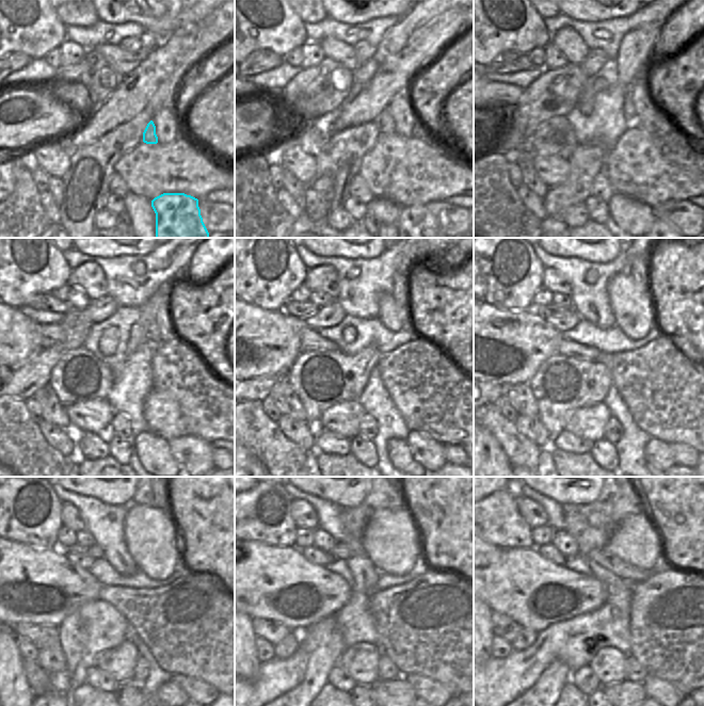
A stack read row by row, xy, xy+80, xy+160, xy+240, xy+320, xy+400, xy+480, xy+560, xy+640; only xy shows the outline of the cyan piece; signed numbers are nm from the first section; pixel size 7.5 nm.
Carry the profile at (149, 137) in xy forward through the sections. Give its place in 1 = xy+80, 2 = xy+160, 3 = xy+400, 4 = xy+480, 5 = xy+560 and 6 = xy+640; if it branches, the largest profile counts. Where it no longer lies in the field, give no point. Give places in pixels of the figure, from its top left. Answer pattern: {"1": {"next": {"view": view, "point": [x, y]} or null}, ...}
{"1": {"next": {"view": "xy+80", "point": [385, 121]}}, "2": {"next": {"view": "xy+160", "point": [628, 109]}}, "3": {"next": {"view": "xy+400", "point": [632, 303]}}, "4": {"next": {"view": "xy+480", "point": [152, 536]}}, "5": {"next": {"view": "xy+560", "point": [392, 541]}}, "6": {"next": {"view": "xy+640", "point": [636, 541]}}}

